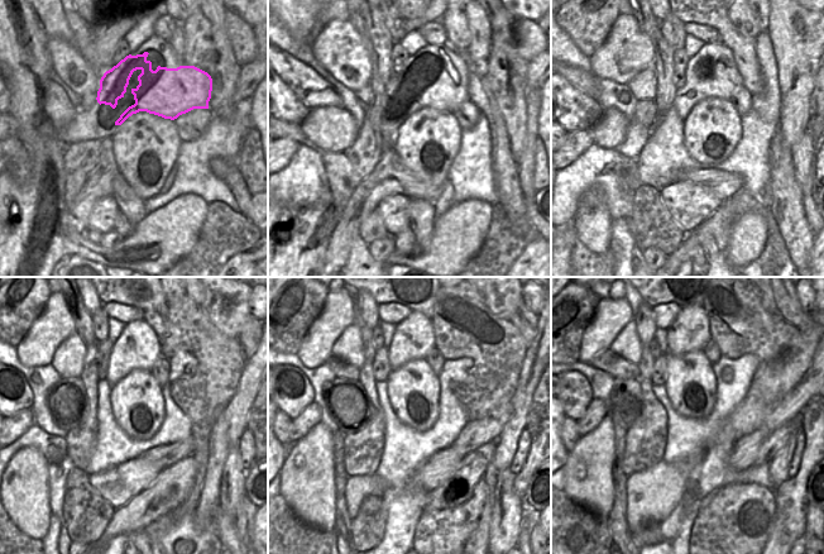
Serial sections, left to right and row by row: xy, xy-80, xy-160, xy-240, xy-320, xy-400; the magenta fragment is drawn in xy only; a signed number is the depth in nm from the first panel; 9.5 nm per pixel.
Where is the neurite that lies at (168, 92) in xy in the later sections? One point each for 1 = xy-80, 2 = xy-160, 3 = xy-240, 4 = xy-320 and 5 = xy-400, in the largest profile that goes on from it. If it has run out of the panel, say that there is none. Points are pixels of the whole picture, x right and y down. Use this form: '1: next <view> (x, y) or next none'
1: next xy-80 (445, 91)
2: next xy-160 (700, 80)
3: next xy-240 (128, 350)
4: next xy-320 (407, 343)
5: next xy-400 (690, 330)

